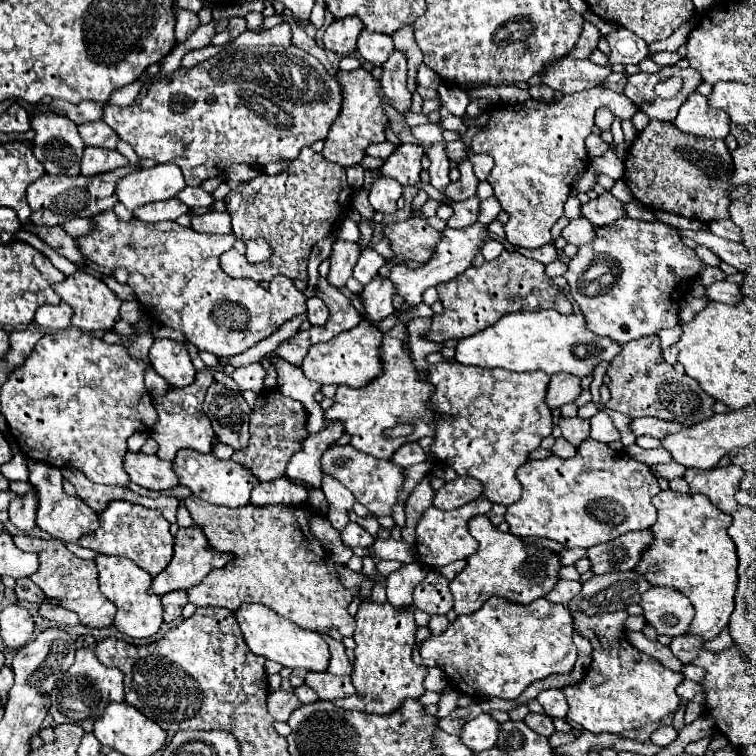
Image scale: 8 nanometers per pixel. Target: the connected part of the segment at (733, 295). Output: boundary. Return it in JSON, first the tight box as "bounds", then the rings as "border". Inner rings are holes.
{"bounds":[707,280,743,304],"border":[[[721,280],[721,282],[707,286],[707,298],[713,302],[723,302],[723,304],[739,304],[743,298],[743,292],[739,284]]]}

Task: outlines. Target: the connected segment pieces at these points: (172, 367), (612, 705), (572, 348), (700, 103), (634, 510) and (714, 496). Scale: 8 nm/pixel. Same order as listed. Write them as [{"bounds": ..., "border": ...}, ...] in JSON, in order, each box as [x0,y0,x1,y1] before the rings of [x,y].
[{"bounds":[149,338,195,388],"border":[[[169,338],[155,340],[149,350],[149,360],[157,374],[175,388],[185,388],[195,380],[195,366],[181,342]]]},{"bounds":[563,610,683,734],"border":[[[625,610],[599,616],[585,616],[583,612],[575,612],[573,616],[575,630],[593,644],[593,662],[579,686],[563,688],[569,704],[567,718],[593,734],[621,734],[625,730],[643,728],[663,720],[681,704],[675,688],[683,680],[683,674],[665,668],[659,660],[639,652],[629,644],[625,638],[627,616],[629,614]]]},{"bounds":[455,310,619,376],"border":[[[537,310],[537,312],[515,312],[515,314],[505,314],[499,318],[497,324],[469,336],[461,338],[455,346],[455,360],[465,366],[479,366],[479,368],[503,368],[511,372],[535,372],[543,370],[549,376],[557,372],[569,372],[573,376],[587,376],[595,370],[595,366],[603,360],[613,360],[619,354],[619,344],[615,344],[609,338],[599,338],[593,332],[585,328],[583,316],[575,314],[559,314],[557,310]]]},{"bounds":[673,92,729,138],"border":[[[693,92],[679,108],[673,122],[681,132],[689,132],[703,138],[725,138],[729,134],[727,112],[709,106],[707,98]]]},{"bounds":[505,440,661,548],"border":[[[585,440],[577,454],[569,460],[559,456],[549,456],[545,460],[529,460],[517,470],[517,480],[521,482],[521,500],[507,508],[505,522],[509,524],[509,532],[515,536],[541,536],[563,544],[565,548],[591,548],[595,544],[603,544],[613,540],[615,536],[623,536],[635,530],[647,530],[649,524],[657,520],[657,510],[651,504],[651,498],[661,492],[657,476],[649,470],[647,464],[641,464],[627,456],[627,452],[615,452],[607,444]]]},{"bounds":[683,464,745,514],"border":[[[729,464],[713,470],[687,470],[683,478],[687,480],[691,492],[705,494],[721,512],[733,514],[739,506],[733,494],[739,490],[743,474],[745,472],[739,466]]]}]

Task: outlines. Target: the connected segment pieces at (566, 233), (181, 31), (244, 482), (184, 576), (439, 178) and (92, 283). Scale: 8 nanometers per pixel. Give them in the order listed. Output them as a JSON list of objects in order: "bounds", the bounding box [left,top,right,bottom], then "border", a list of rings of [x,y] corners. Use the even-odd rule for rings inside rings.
[{"bounds":[561,218,595,246],"border":[[[575,218],[561,230],[561,236],[569,244],[581,246],[581,244],[587,244],[589,240],[595,238],[595,226],[589,224],[589,220],[585,220],[585,218]]]},{"bounds":[175,6,199,42],"border":[[[175,6],[175,18],[177,18],[177,26],[175,26],[175,36],[177,36],[177,42],[185,42],[187,36],[191,36],[197,26],[199,26],[199,18],[195,12],[189,12],[189,10],[181,10]]]},{"bounds":[173,450,259,508],"border":[[[179,450],[173,460],[173,472],[179,478],[179,486],[187,486],[193,496],[209,504],[219,504],[227,508],[249,504],[249,494],[259,484],[257,478],[251,476],[251,472],[245,470],[241,464],[235,464],[233,460],[217,460],[213,454],[201,454],[195,450]]]},{"bounds":[151,526,233,596],"border":[[[189,526],[189,528],[179,528],[177,536],[175,536],[175,554],[173,554],[173,560],[169,562],[169,566],[157,574],[153,578],[153,584],[151,584],[151,590],[157,594],[157,596],[163,596],[163,594],[169,594],[173,590],[189,590],[191,586],[199,584],[213,568],[223,568],[233,556],[231,554],[225,554],[225,552],[217,552],[209,546],[203,530],[199,526]]]},{"bounds":[425,142,451,190],"border":[[[437,142],[437,144],[431,144],[427,150],[425,150],[427,158],[431,160],[431,166],[429,166],[429,176],[431,176],[431,184],[437,188],[437,190],[445,190],[445,186],[451,182],[449,180],[449,158],[447,158],[447,152],[445,152],[445,142]]]},{"bounds":[53,272,121,332],"border":[[[75,272],[67,276],[63,282],[53,284],[53,290],[61,296],[63,302],[67,302],[73,308],[71,326],[83,330],[83,332],[97,332],[97,330],[111,330],[113,324],[119,320],[119,306],[121,300],[115,296],[109,286],[97,278],[93,278],[87,272]]]}]

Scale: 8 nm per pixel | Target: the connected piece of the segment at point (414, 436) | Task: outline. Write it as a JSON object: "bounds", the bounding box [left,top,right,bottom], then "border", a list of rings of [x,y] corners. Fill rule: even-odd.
{"bounds":[325,324,433,460],"border":[[[395,324],[389,332],[383,334],[381,342],[381,364],[383,374],[373,378],[363,388],[337,388],[337,394],[333,396],[333,406],[325,410],[325,426],[339,422],[345,430],[345,434],[351,436],[351,446],[359,452],[371,454],[379,460],[389,460],[391,454],[399,448],[399,444],[419,440],[423,436],[433,436],[433,412],[429,410],[429,396],[433,392],[433,386],[427,380],[421,380],[411,364],[411,356],[403,350],[403,338],[407,334],[405,324]],[[399,422],[413,424],[413,432],[403,438],[387,440],[383,438],[383,430],[397,426]]]}

